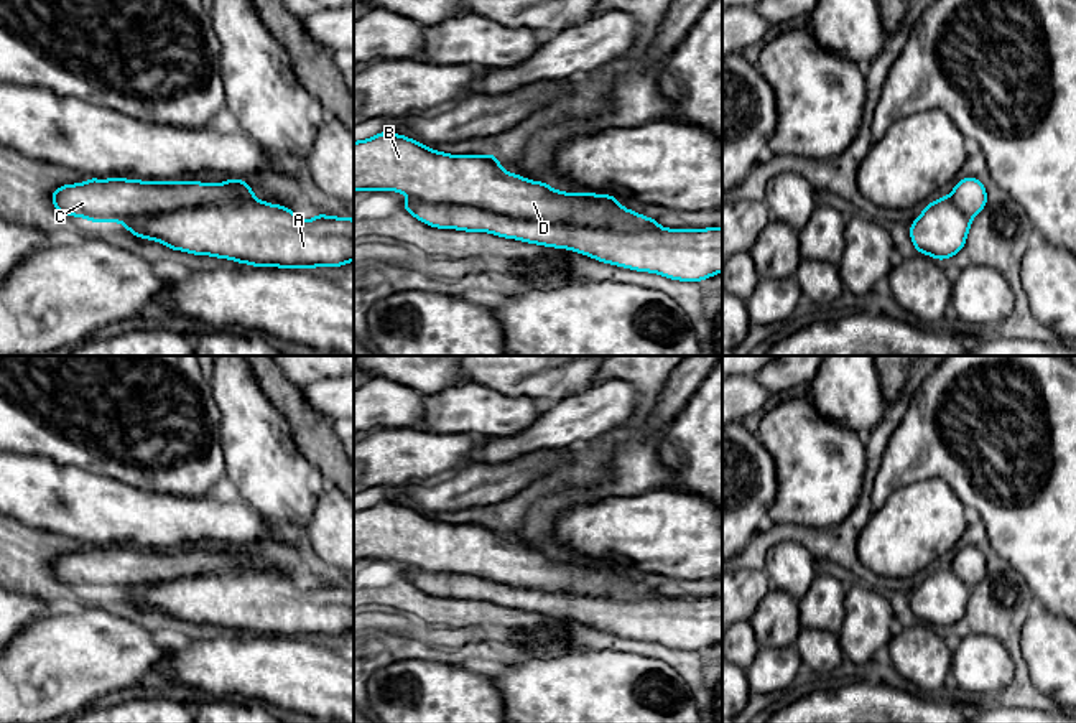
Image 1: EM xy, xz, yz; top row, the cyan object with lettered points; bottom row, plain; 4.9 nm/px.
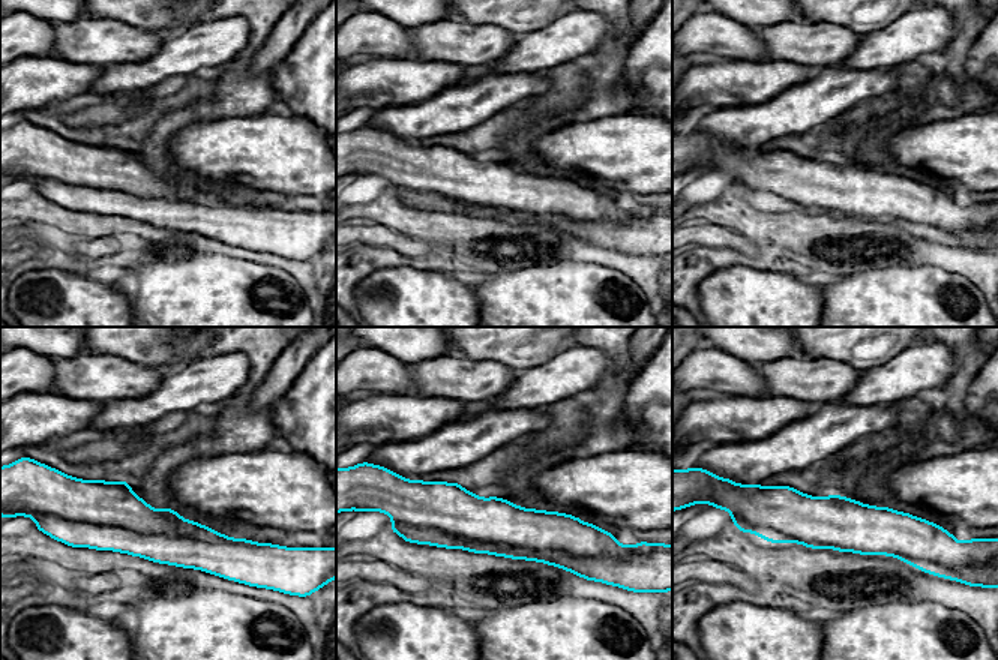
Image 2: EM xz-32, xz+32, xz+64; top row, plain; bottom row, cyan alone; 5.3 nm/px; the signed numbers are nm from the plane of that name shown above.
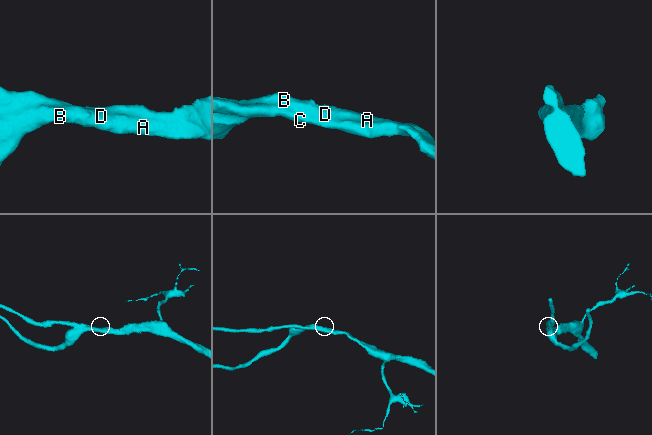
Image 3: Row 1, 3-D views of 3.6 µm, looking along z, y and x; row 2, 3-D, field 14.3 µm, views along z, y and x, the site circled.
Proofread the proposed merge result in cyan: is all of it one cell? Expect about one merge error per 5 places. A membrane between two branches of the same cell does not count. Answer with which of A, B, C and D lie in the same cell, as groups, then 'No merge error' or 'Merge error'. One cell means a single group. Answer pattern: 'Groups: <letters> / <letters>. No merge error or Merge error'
Groups: A B C D. No merge error

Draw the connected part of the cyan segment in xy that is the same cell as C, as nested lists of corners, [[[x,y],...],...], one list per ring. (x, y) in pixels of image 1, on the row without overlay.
[[[229,547],[225,552],[207,553],[199,550],[138,550],[138,548],[95,548],[66,553],[54,558],[51,570],[64,585],[77,585],[92,591],[122,591],[140,608],[151,608],[173,619],[194,624],[212,624],[255,636],[313,637],[341,636],[354,629],[354,588],[316,583],[303,591],[281,573],[258,570],[245,548]]]

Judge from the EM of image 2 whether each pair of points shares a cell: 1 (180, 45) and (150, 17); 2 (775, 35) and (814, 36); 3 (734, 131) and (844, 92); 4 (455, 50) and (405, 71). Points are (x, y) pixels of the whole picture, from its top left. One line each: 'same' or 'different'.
1: different
2: same
3: same
4: different

